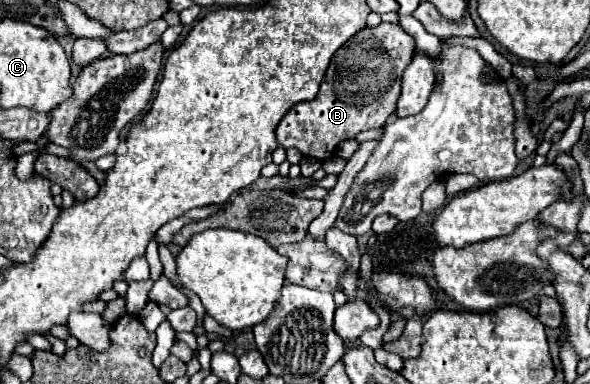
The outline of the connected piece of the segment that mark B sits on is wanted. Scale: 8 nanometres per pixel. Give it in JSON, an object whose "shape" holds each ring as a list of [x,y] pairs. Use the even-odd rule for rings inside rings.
{"shape":[[[378,24],[376,28],[364,28],[358,34],[354,34],[342,48],[336,50],[336,54],[330,60],[330,66],[324,74],[324,80],[320,84],[320,92],[312,102],[300,102],[290,112],[280,120],[276,128],[276,138],[278,144],[284,148],[298,148],[302,156],[306,158],[316,158],[320,162],[332,158],[336,154],[336,148],[344,140],[352,140],[358,132],[362,130],[372,130],[372,128],[382,128],[390,114],[396,110],[396,102],[400,96],[400,84],[402,84],[402,74],[410,60],[414,58],[416,52],[416,42],[410,34],[402,30],[400,24]]]}

